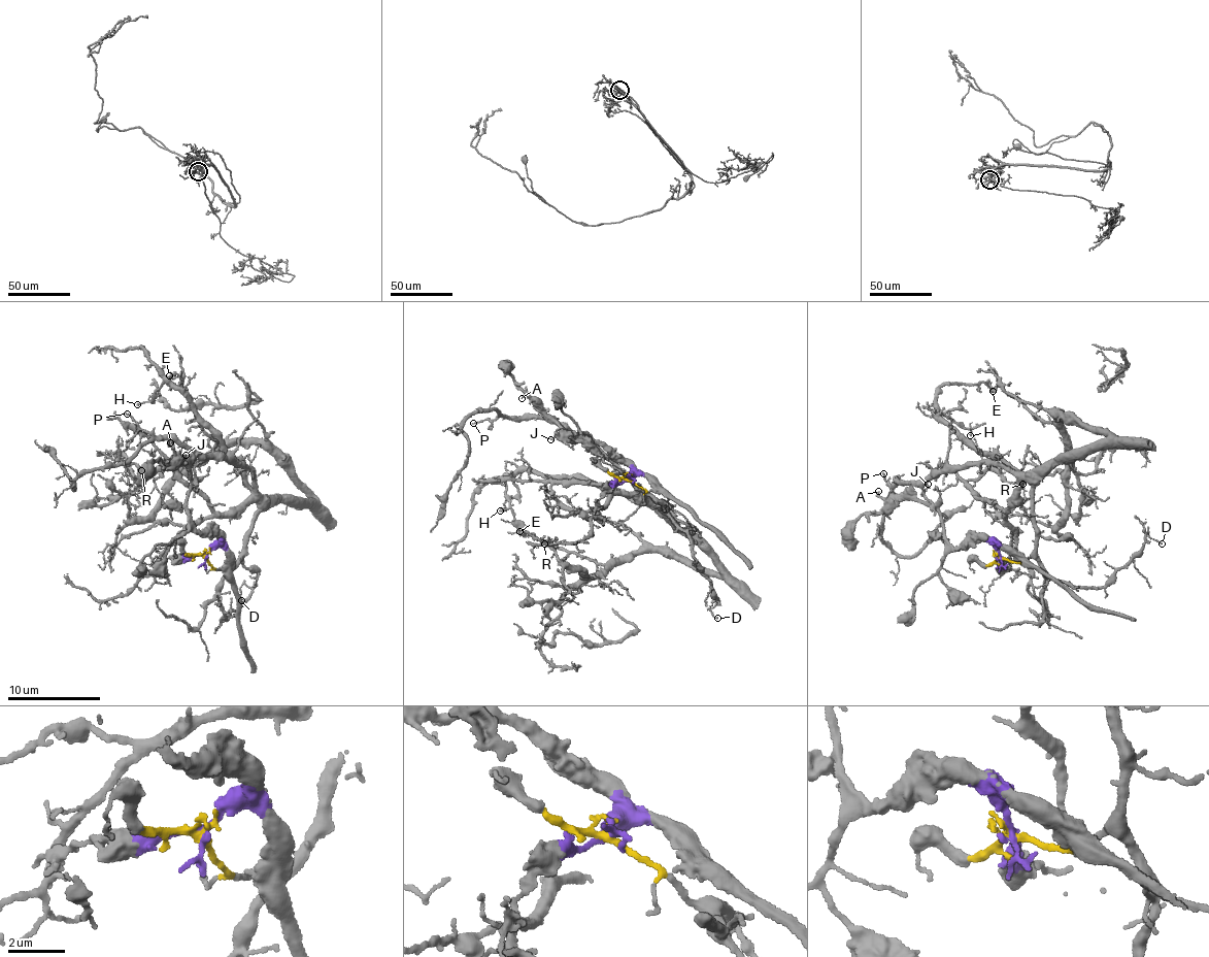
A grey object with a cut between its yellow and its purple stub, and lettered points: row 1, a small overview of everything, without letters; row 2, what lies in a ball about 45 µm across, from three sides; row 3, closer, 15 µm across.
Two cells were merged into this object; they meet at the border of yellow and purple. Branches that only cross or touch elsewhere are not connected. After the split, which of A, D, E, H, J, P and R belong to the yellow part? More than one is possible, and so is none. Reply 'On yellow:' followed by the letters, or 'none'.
On yellow: D, E, H, J, P, R

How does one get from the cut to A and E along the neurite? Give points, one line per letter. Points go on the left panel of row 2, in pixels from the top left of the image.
A: (205, 556), (219, 541), (195, 529), (188, 508), (191, 484), (185, 465), (175, 459), (171, 442)
E: (205, 556), (231, 568), (261, 510), (311, 499), (267, 450), (211, 441), (180, 376), (169, 376)

